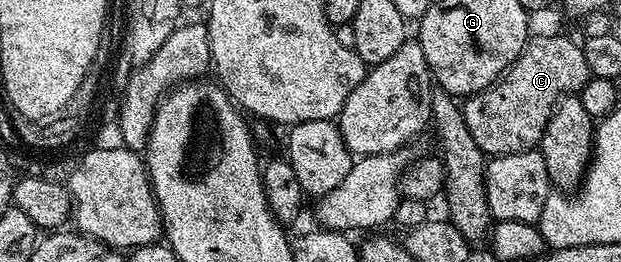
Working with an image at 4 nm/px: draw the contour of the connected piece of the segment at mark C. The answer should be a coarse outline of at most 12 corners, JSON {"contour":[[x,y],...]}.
{"contour":[[564,35],[529,38],[492,86],[463,100],[488,157],[537,150],[591,78]]}

